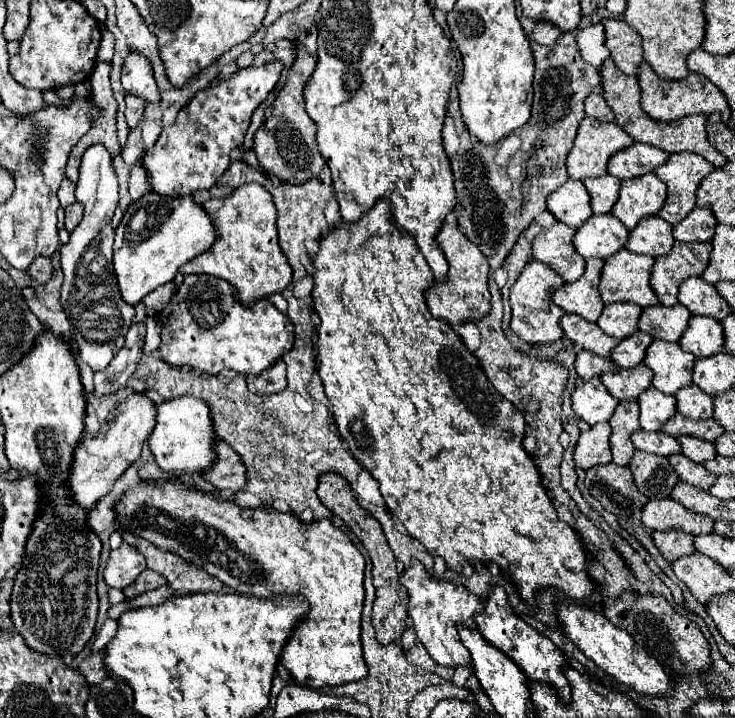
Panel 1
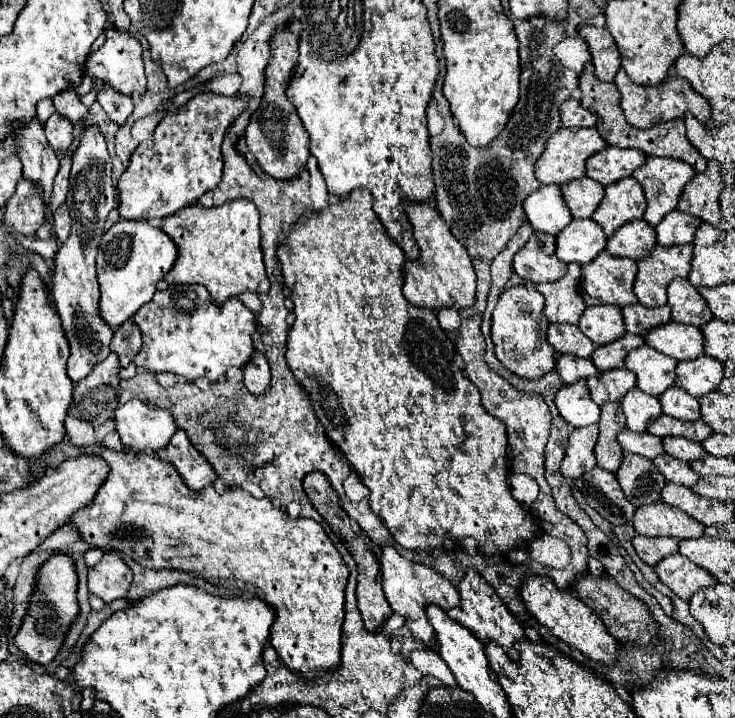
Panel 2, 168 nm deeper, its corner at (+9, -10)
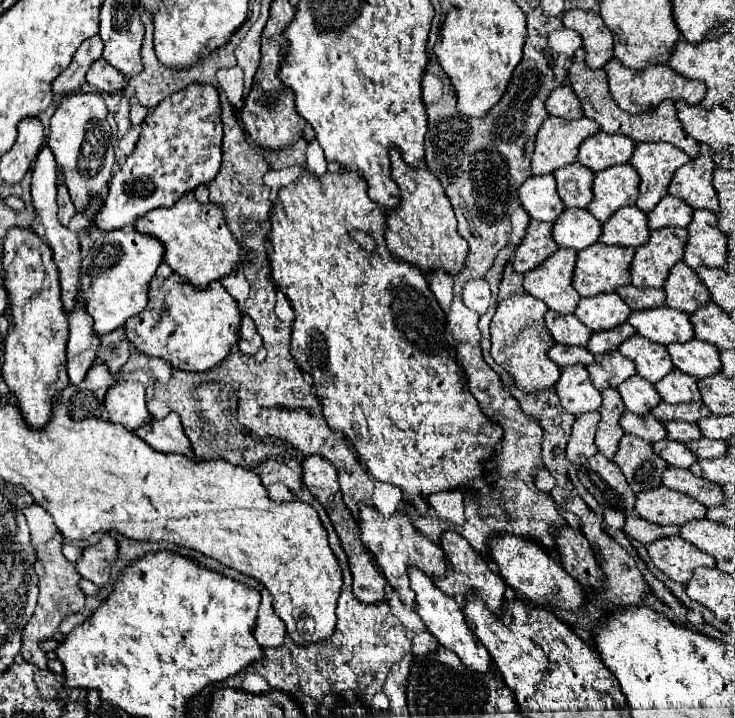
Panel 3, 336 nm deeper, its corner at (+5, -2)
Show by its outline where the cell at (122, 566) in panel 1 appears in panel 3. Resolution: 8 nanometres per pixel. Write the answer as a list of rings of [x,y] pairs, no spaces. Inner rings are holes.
[[[105,534],[99,544],[83,550],[83,558],[75,564],[77,572],[101,588],[109,582],[109,574],[113,564],[117,562],[117,554],[119,554],[117,540]]]

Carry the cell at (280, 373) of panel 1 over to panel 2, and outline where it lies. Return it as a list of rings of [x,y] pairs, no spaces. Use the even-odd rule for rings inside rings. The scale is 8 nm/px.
[[[259,350],[251,356],[251,360],[241,370],[243,370],[243,384],[249,388],[251,394],[259,396],[269,388],[271,384],[269,364],[267,364],[267,358]]]

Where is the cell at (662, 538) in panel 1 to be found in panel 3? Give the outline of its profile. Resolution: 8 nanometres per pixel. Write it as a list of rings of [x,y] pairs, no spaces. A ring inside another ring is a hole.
[[[629,516],[623,532],[627,532],[633,540],[641,542],[641,544],[651,544],[659,538],[669,538],[669,536],[677,536],[679,534],[679,526],[657,526],[657,524],[649,524],[643,518],[637,516]]]

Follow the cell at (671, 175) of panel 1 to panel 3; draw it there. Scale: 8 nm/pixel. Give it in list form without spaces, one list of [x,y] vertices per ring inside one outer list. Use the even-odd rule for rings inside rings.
[[[637,144],[629,162],[641,178],[637,208],[651,212],[667,196],[669,180],[685,162],[691,162],[691,158],[673,144]]]

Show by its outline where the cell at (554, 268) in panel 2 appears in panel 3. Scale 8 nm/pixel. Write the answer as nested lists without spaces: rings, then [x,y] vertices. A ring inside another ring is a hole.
[[[531,220],[523,242],[515,250],[513,270],[525,274],[541,266],[553,252],[557,252],[557,242],[553,240],[553,224]]]

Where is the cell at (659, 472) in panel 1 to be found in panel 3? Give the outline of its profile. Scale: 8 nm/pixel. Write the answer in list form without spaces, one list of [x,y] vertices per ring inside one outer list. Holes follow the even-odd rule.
[[[629,434],[621,438],[613,462],[621,468],[635,492],[645,492],[649,488],[661,486],[663,472],[667,470],[667,462],[653,452],[649,442]]]

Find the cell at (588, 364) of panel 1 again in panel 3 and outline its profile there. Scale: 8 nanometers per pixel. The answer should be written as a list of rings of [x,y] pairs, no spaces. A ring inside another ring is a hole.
[[[555,344],[549,350],[549,358],[559,368],[567,368],[567,366],[575,366],[575,364],[589,366],[595,360],[595,356],[589,354],[587,348],[581,348],[581,346],[563,346],[563,344]]]

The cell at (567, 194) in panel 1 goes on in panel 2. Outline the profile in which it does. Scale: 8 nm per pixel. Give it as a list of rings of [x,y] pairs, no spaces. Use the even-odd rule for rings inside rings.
[[[557,184],[539,186],[523,202],[523,210],[531,226],[545,234],[559,234],[573,218],[569,208],[561,202],[561,192]]]

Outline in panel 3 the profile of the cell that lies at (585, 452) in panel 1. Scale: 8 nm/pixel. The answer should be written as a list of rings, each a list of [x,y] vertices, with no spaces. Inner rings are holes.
[[[587,412],[573,422],[571,438],[567,444],[567,458],[573,464],[585,464],[595,452],[595,430],[599,424],[599,412]]]

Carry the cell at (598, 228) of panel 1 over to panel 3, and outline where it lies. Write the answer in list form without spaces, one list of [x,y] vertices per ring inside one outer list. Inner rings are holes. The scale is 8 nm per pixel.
[[[565,208],[553,224],[553,238],[563,248],[585,250],[599,242],[603,224],[585,208]]]

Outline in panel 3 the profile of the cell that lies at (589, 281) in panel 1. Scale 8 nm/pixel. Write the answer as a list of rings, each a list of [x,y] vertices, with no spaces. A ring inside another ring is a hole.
[[[559,248],[547,262],[543,262],[541,266],[537,266],[535,270],[531,270],[531,272],[525,274],[525,290],[531,296],[541,298],[549,306],[549,310],[553,310],[557,314],[573,314],[575,308],[577,308],[577,302],[581,300],[581,296],[573,288],[575,262],[577,262],[577,252],[575,250]]]

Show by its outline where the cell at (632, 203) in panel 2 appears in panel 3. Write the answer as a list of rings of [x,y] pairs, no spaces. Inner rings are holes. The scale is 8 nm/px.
[[[631,164],[611,166],[595,174],[593,200],[587,210],[607,222],[619,208],[635,204],[639,196],[639,174]]]

